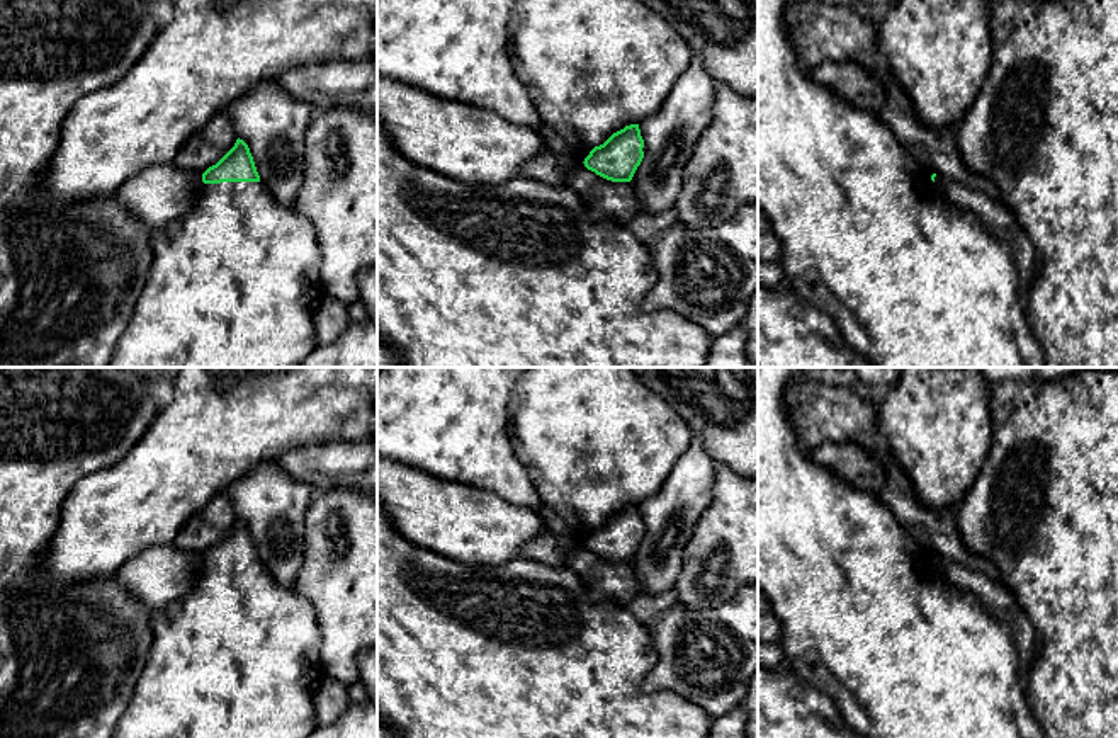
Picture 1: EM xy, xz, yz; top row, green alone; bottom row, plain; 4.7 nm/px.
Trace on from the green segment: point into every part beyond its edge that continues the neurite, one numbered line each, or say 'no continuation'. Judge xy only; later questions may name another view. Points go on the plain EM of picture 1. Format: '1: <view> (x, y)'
1: xy (240, 655)

